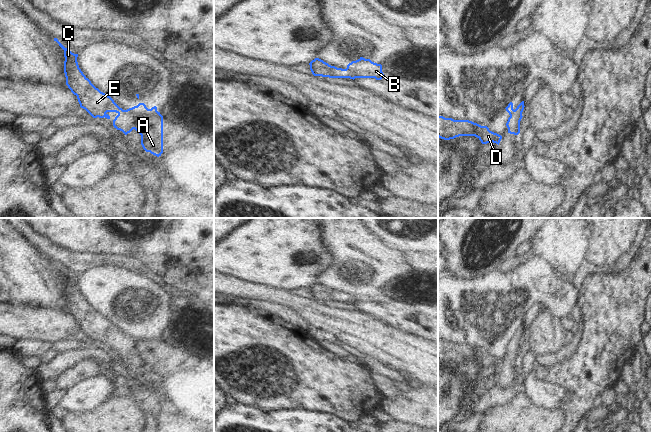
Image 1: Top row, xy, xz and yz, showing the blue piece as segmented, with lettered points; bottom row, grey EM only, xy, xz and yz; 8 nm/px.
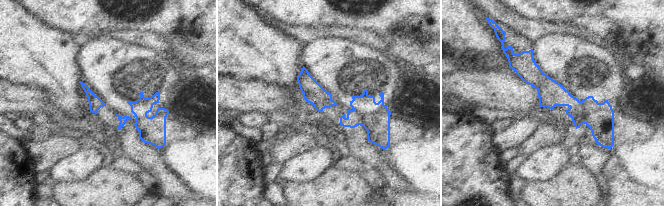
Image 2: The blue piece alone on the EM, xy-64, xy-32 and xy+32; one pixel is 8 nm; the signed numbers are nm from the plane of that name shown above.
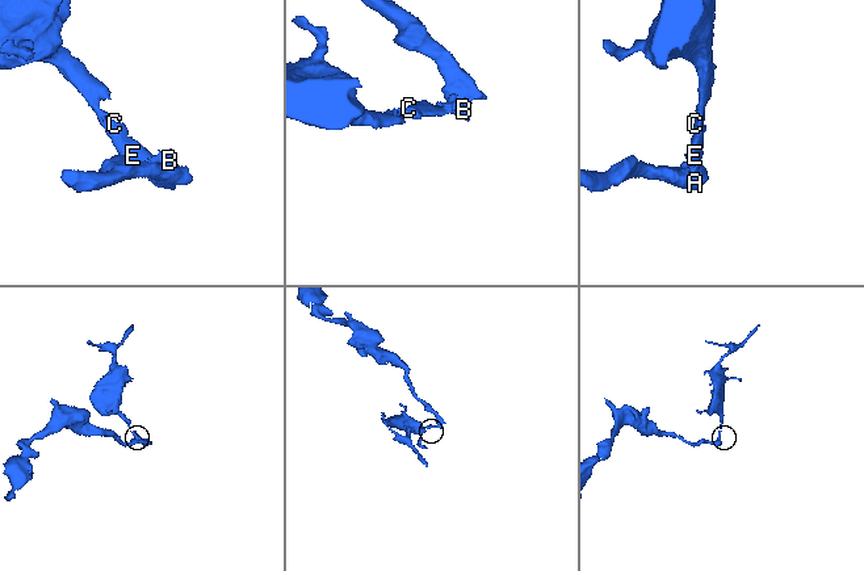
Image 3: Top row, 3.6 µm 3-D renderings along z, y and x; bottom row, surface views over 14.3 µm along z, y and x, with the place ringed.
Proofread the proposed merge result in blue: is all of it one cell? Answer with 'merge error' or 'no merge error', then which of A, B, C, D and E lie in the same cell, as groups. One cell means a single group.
merge error | A B D / C E

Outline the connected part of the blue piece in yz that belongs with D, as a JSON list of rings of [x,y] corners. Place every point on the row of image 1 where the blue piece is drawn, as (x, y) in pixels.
[[[438,115],[438,137],[444,140],[454,139],[459,136],[475,136],[482,144],[490,142],[499,145],[502,136],[469,120],[454,120]]]

